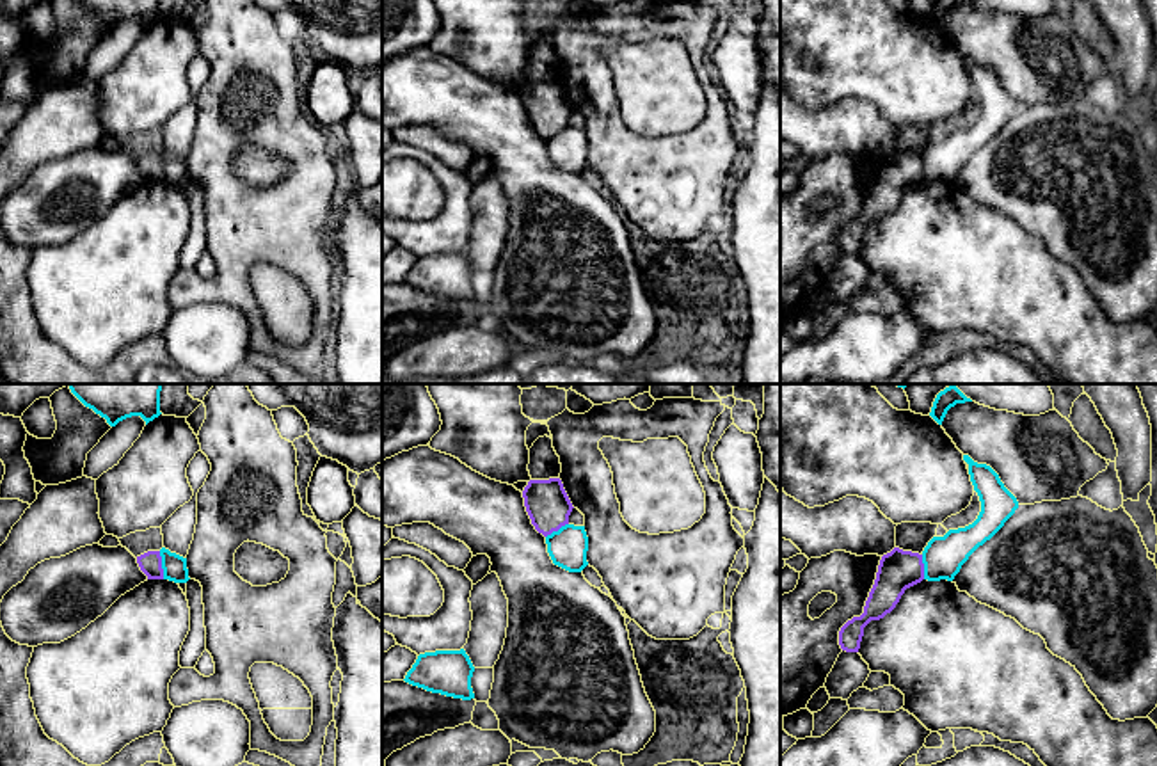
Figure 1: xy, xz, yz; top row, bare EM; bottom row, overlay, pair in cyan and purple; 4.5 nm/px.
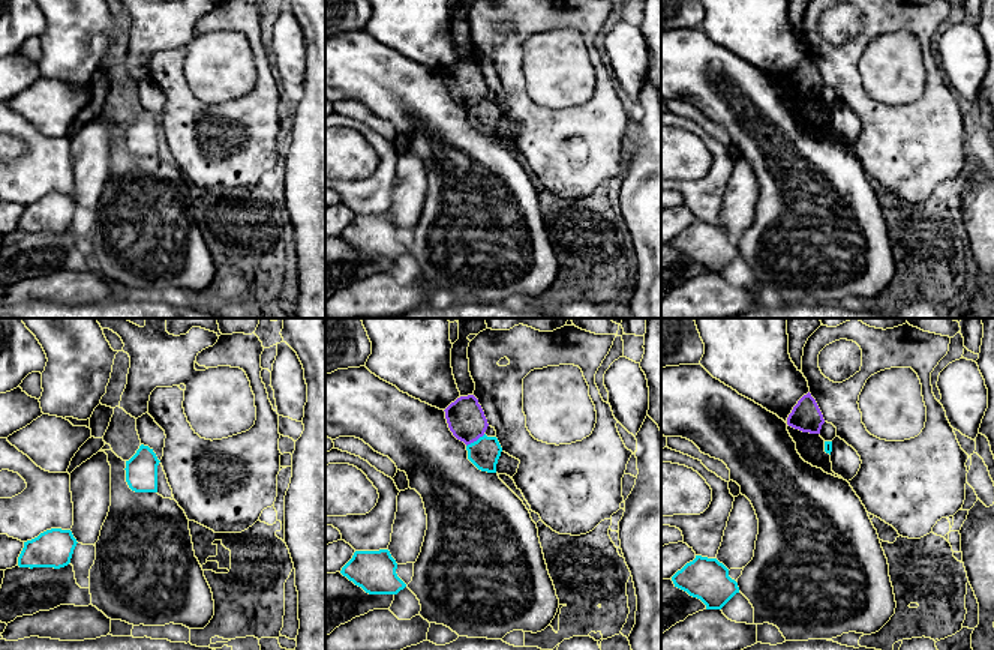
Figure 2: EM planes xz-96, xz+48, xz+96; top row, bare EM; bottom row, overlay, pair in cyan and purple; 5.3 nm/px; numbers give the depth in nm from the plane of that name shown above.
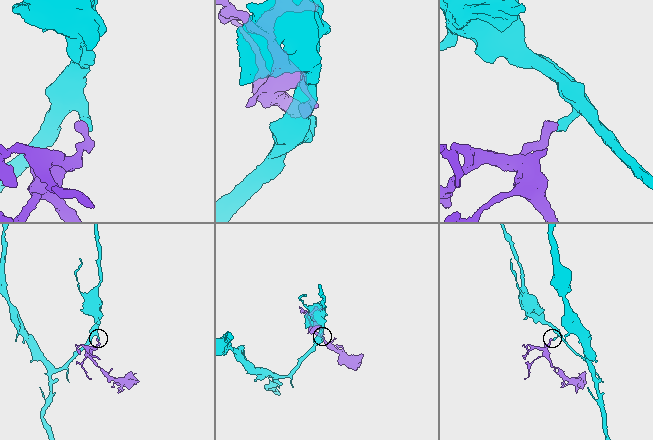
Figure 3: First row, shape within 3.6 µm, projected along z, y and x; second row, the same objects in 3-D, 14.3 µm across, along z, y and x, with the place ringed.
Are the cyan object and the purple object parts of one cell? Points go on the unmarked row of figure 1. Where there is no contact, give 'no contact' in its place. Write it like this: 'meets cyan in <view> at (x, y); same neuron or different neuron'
meets cyan in xy at (162, 167); different neuron

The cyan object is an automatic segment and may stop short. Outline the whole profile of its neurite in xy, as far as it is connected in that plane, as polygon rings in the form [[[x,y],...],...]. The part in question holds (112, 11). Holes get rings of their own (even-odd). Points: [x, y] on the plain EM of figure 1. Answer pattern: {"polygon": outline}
{"polygon": [[[78,0],[85,9],[107,21],[110,28],[119,23],[140,18],[146,27],[158,20],[160,0]]]}

